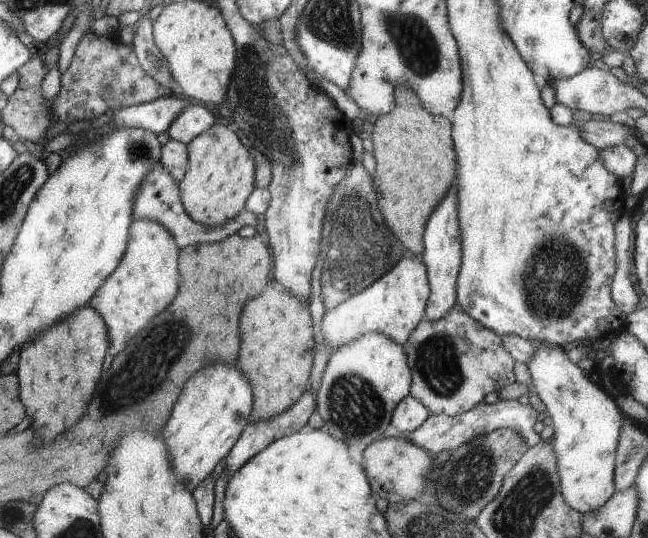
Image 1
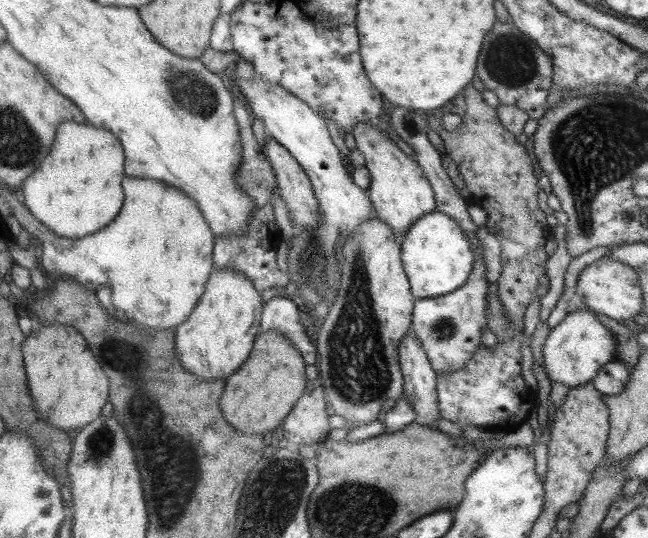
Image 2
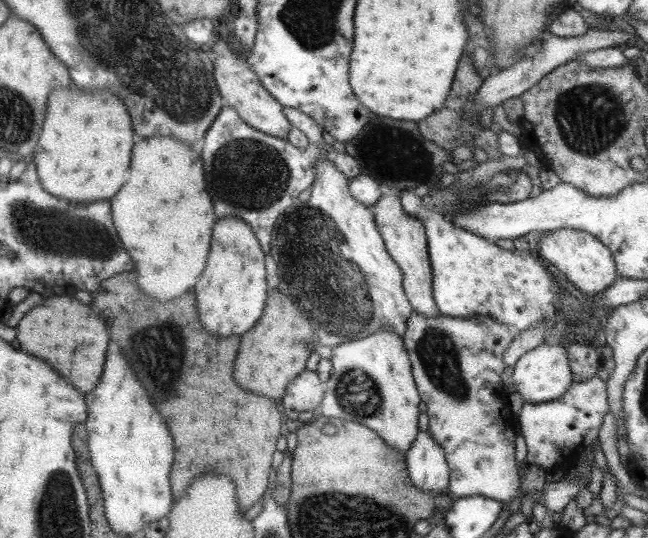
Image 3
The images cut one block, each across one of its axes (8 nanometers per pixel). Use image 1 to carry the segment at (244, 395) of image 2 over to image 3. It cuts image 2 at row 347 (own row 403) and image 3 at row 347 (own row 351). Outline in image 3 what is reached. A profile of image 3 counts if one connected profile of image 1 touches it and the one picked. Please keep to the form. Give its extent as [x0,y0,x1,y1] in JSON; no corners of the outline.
[233,289,318,400]

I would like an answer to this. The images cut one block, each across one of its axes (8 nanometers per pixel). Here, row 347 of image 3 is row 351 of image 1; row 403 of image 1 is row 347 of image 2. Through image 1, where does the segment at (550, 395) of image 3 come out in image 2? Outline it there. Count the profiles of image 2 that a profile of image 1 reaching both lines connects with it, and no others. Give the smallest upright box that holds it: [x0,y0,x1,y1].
[542,309,617,387]

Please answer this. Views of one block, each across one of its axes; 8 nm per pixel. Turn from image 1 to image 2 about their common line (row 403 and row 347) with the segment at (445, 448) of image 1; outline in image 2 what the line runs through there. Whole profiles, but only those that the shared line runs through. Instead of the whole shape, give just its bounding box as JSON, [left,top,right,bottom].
[436,332,538,431]

